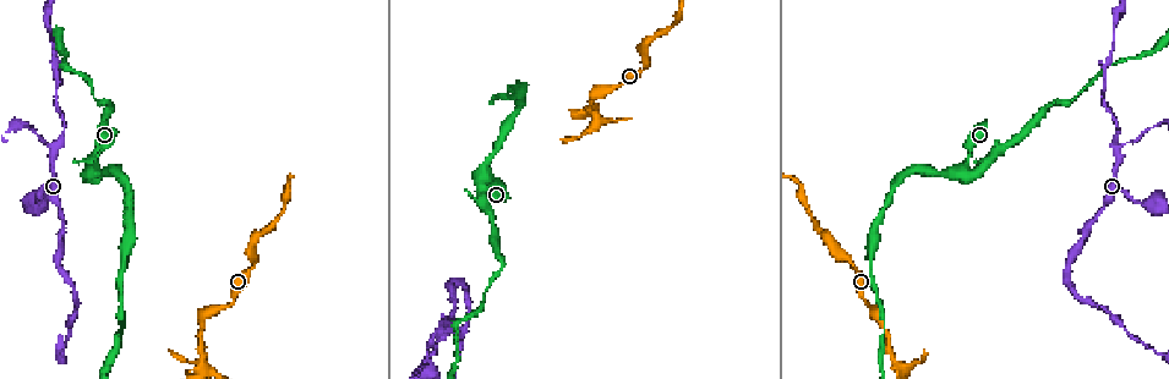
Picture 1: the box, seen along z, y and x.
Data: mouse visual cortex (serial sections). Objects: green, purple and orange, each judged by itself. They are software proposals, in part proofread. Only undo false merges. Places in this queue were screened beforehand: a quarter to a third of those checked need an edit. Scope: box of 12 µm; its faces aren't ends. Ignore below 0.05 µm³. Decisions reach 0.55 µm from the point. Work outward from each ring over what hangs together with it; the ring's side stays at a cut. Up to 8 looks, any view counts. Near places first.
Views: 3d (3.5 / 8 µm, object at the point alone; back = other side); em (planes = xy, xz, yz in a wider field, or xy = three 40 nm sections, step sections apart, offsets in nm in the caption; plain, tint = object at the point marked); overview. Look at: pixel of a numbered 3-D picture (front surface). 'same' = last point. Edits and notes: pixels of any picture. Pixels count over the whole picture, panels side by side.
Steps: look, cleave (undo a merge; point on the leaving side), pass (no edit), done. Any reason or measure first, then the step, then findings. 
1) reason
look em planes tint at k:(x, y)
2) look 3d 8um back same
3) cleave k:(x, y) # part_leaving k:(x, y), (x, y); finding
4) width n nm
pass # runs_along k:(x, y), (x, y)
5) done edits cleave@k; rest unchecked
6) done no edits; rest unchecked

narrows sharply
look 3d 3.5um at 1:(487, 178)

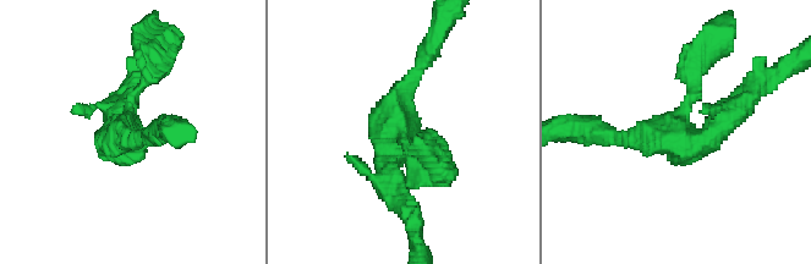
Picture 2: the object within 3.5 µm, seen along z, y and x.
arms 3; arm_widths 200, 250, 300 nm; need the tissue
look em xy step 2 tint at 2:(397, 126)

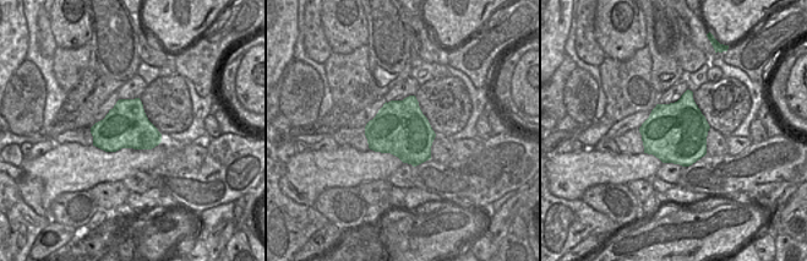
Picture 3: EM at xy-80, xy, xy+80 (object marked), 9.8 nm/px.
cut it another way
look em xy step 1 tint same

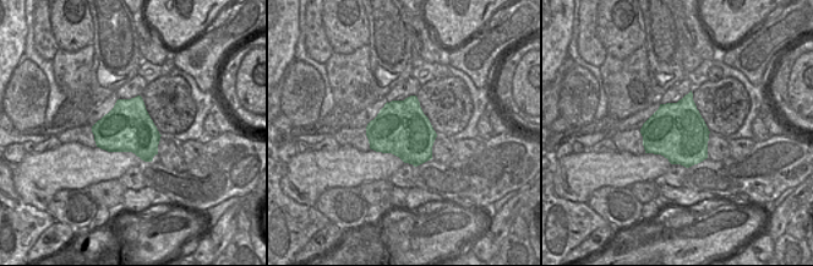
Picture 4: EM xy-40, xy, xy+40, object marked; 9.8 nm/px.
pass # runs_along 2:(700, 59), (669, 135), (609, 135); one cell here

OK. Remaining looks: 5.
side arm on a straight run
look 3d 3.5um at 1:(445, 333)

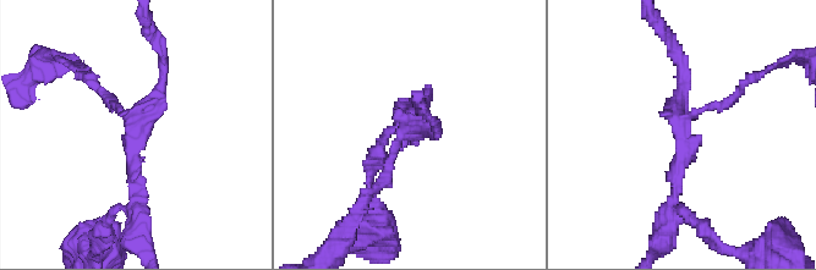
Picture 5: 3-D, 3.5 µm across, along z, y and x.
arms 3; arm_widths 150, 150, 150 nm
look em xy step 1 tint at 5:(683, 125)

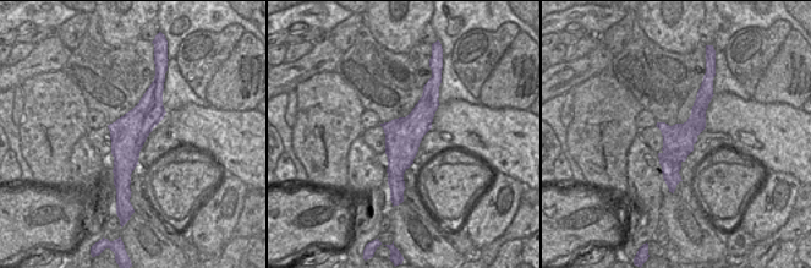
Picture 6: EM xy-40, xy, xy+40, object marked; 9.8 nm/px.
pass # runs_along 6:(152, 89), (122, 190); one cell here

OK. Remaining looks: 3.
four-way junction
look 3d 3.5um at 1:(596, 114)

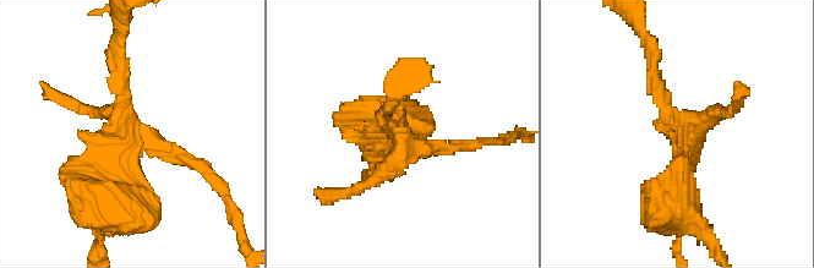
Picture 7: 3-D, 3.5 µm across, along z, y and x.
shape alone is not enough
look em xy step 5 tint at 7:(678, 121)

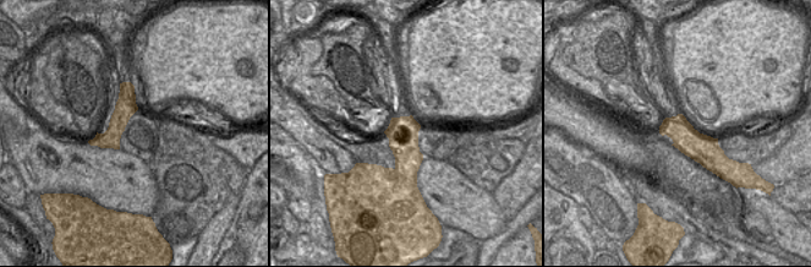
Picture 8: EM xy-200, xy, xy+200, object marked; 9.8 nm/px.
cleave 7:(460, 143) # part_leaving 7:(410, 145), (470, 147), (489, 141); a second cell is stuck on

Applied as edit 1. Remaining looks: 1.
done edits cleave@7; rest unchecked

